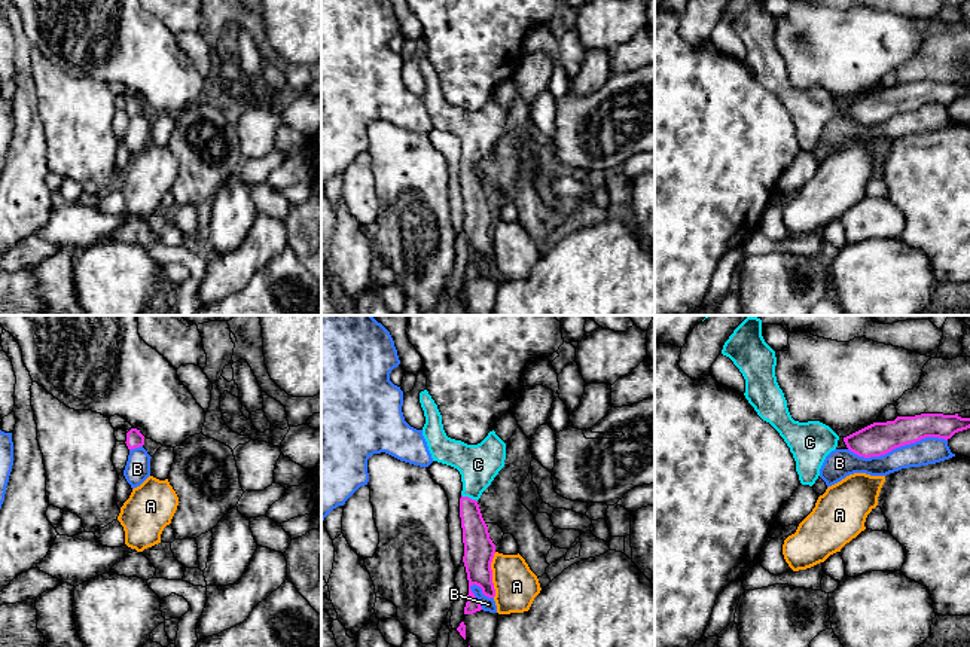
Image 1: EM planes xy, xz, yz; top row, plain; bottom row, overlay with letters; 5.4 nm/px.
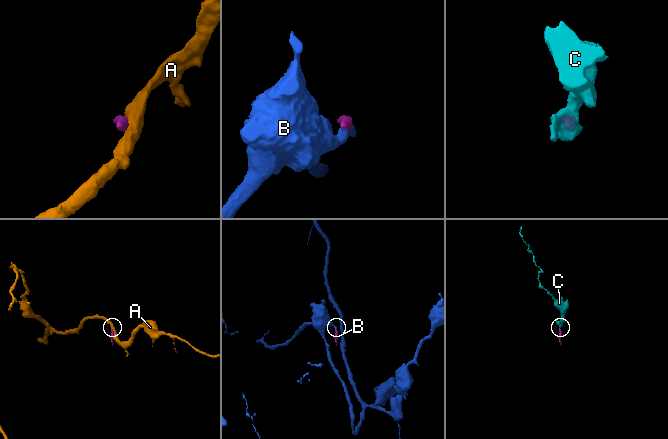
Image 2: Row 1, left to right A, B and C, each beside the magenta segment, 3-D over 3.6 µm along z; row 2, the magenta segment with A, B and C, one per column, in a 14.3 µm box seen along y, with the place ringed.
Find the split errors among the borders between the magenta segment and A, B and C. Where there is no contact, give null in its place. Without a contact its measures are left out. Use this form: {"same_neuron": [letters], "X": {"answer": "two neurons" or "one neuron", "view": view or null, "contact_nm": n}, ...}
{"same_neuron": ["C"], "A": {"answer": "two neurons", "view": "xz", "contact_nm": 240}, "B": {"answer": "two neurons", "view": "yz", "contact_nm": 550}, "C": {"answer": "one neuron", "view": "xz", "contact_nm": 100}}

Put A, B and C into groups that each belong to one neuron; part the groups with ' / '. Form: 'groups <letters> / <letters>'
groups A / B / C

